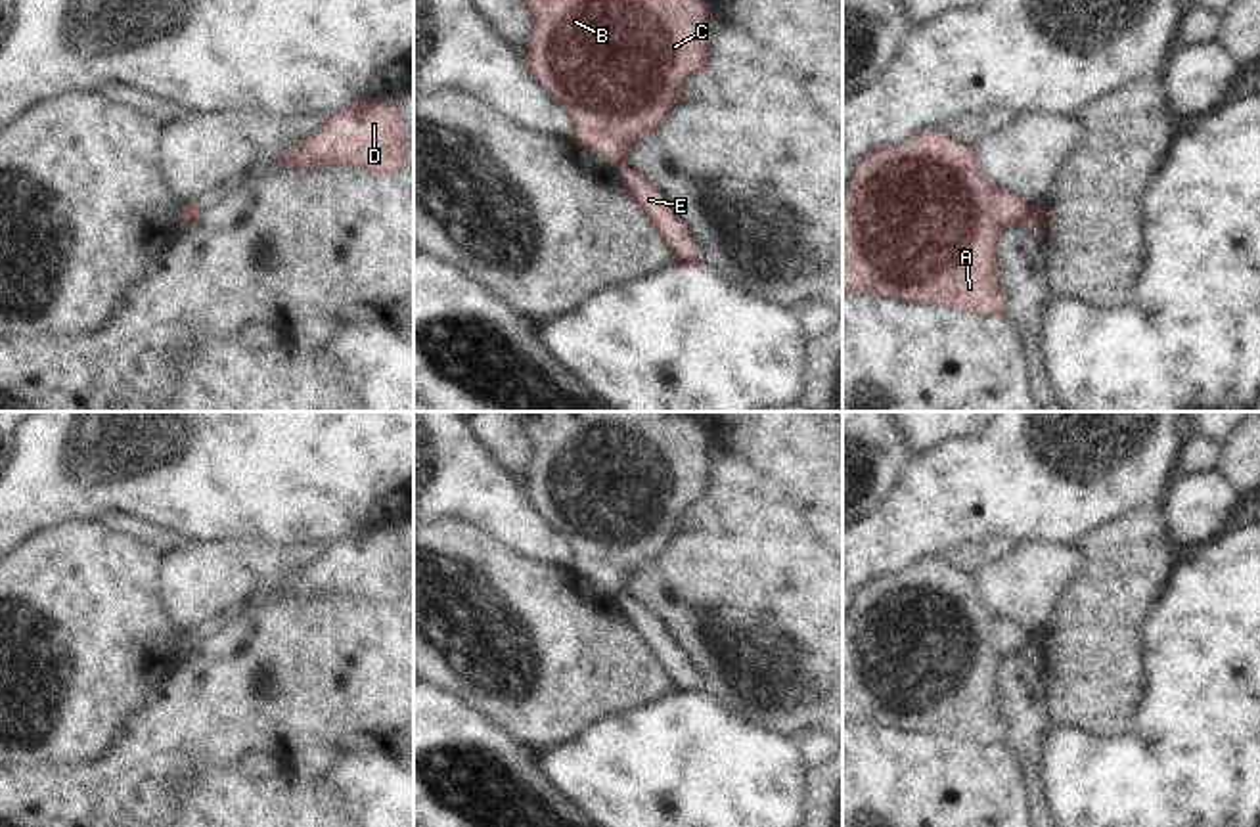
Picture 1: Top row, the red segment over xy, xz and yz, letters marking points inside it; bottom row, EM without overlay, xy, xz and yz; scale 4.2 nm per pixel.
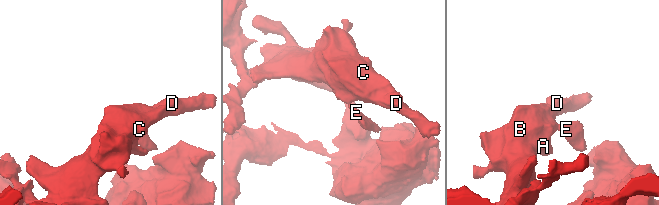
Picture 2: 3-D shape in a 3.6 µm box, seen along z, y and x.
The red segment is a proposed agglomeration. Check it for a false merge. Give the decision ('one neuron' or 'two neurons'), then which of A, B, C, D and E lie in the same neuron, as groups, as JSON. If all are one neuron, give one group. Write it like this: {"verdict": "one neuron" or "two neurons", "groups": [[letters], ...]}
{"verdict": "two neurons", "groups": [["A", "B", "C", "D"], ["E"]]}

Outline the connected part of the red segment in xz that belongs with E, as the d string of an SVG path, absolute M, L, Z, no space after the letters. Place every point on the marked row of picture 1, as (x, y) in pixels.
M624 163L617 167L617 178L643 216L651 222L653 230L674 257L674 262L699 262L701 253L693 235L672 212L670 203L659 193L659 190Z

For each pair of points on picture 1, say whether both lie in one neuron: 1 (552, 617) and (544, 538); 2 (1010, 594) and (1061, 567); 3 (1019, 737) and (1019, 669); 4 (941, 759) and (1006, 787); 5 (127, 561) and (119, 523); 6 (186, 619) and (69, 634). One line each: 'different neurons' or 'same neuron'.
1: different neurons
2: same neuron
3: same neuron
4: same neuron
5: different neurons
6: different neurons

